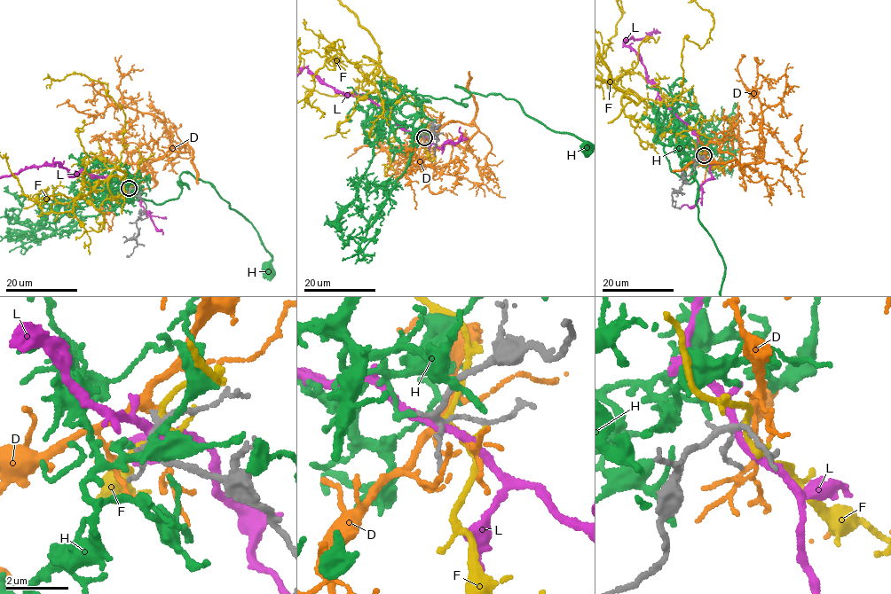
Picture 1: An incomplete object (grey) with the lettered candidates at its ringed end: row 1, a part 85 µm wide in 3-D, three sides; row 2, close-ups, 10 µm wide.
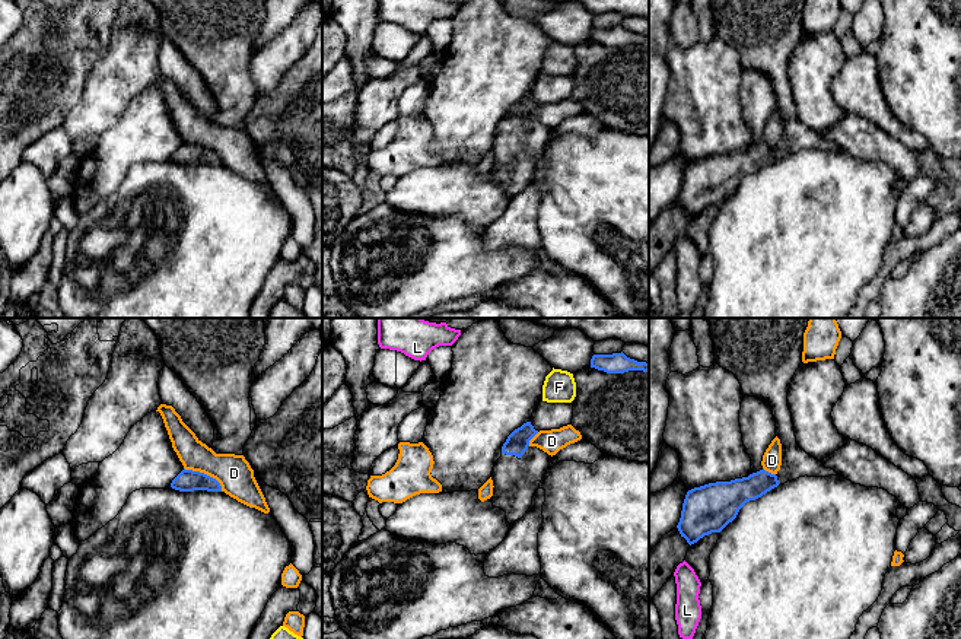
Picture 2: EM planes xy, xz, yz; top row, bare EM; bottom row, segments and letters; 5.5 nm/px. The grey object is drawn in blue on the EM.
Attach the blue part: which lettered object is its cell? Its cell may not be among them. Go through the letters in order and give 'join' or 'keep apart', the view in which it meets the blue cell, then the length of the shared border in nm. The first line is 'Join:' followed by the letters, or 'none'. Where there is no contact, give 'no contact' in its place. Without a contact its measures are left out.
Join: none
D: keep apart; contact in xy; length 260 nm
F: keep apart; no contact
H: keep apart; no contact
L: keep apart; no contact

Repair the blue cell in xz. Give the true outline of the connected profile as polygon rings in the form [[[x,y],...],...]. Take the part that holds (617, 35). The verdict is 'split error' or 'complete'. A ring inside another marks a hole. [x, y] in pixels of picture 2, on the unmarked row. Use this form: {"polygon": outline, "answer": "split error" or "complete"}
{"polygon": [[[623,25],[612,28],[594,28],[591,32],[591,41],[607,47],[624,47],[629,44],[649,45],[649,36],[630,32]]], "answer": "complete"}

